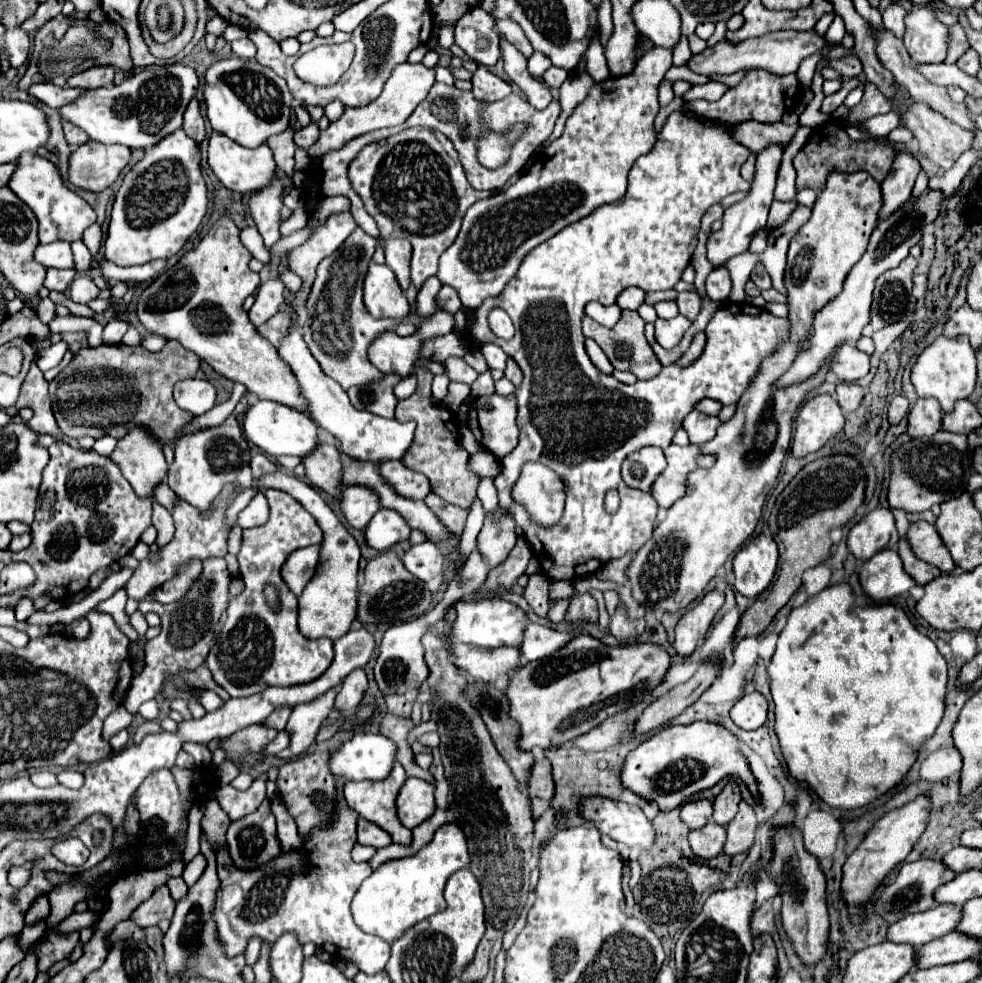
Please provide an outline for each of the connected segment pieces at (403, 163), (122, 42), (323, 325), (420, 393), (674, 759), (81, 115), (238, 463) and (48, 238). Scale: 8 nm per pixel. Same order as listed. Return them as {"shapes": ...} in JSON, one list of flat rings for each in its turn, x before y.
{"shapes":[[[409,128,391,138,365,146,357,154,357,158,351,162,349,178,351,178,355,192,365,202,367,212,375,218,375,222,381,230,381,238,405,238,411,242,411,246,413,246,411,282,415,284,417,290,423,286,423,282,427,278,437,274,439,256,449,248,449,244,455,242,455,236,459,234,461,220,463,220,467,208,473,202,493,194,493,192,481,192,481,190,471,188,455,152,451,152,451,156,449,156,443,142,439,142,435,138,435,134,427,128]],[[57,14,55,18,51,18,37,30,33,54,29,58,31,64,27,68,27,74,19,82,21,90,27,90,27,86,31,86,33,82,51,82,55,86,65,86,69,76,73,76,75,72,87,70,95,64,113,64,125,72,129,72,133,68,131,56,129,56,129,42,119,24,103,22,99,26,91,26,89,34,87,34,87,30,85,32,71,30,77,24,79,24,79,20]],[[355,228,343,246,319,264,317,280,307,300,309,320,303,326,307,348,321,364,321,370,339,382,343,390,381,378,381,372,367,358,367,348,381,332,397,328,399,324,399,320,375,320,363,304,363,280,367,276,375,246,375,238,367,236,361,228]],[[419,368,415,372,415,376,419,380,417,392,413,396,409,396,407,400,399,400,397,410,395,410,395,418,399,422,407,422,407,418,409,420,413,418,417,422,415,440,413,440,411,448,405,452,405,456,401,458,401,462,407,468,425,474,431,482,431,490,435,494,439,494,445,502,451,502,451,504,461,506,461,508,469,508,471,500,475,498,475,492,477,492,479,476,473,474,471,470,467,470,469,452,459,444,455,414,451,414,451,410,447,410,443,404,433,404,429,400,431,380,433,380,433,374,429,370]],[[693,722,687,726,669,726,641,742,627,754,621,768,621,784,633,794,655,802,659,810,667,812,681,806,695,792,715,786,723,776,739,776,749,790,757,794,757,782,741,752,741,742,729,730,713,722]],[[151,66,125,78,121,84,113,84,111,88,87,90,87,94,79,96,75,102,63,106,61,116,63,120,69,120,83,128,91,136,91,140,103,144,125,144,129,148,145,150,181,128,183,112,189,100,195,96,197,88,199,76,189,66]],[[231,414,223,424,187,434,175,442,175,462,169,466,167,484,177,496,183,496,183,500,187,500,191,506,203,510,209,508,225,484,237,482,239,470,249,466,249,458,249,444,241,432,241,426]],[[23,154,19,160,19,166,15,174,11,176,9,188,33,210,33,214,39,220,39,242,49,244,55,240,67,240,75,242,81,240,81,234,87,226,95,224,97,216,95,210,75,192,71,192,63,180,59,170,45,158,33,156,33,154]]]}

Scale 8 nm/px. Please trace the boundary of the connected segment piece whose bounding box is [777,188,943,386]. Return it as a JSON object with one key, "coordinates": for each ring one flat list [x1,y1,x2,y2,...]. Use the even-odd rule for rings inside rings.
{"coordinates":[[927,188,917,200,909,200,903,208,899,208,899,212,893,212,891,216,887,216,887,220,881,220,877,224,877,228,871,234,871,242,867,252,861,256,861,260,851,268,843,292,833,298,817,316,815,316,815,332,813,338,809,342,805,342,801,346,801,352,797,356,797,360,793,362,793,366,781,376,781,380,777,382,779,386,789,386,795,382,803,382,807,380,811,374,815,374,821,366,821,362,839,346,845,342,857,342,861,336,863,326,869,322,869,306,871,306,871,292,875,286,875,280,879,278,879,274,883,274,889,268,895,268,901,260,907,258,909,248,913,244,917,244,921,240,921,228,935,220,939,216,939,206,943,202,943,194,941,190,931,190]]}

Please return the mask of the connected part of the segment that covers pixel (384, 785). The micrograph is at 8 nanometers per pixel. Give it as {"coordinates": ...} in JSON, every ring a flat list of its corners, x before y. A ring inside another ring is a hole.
{"coordinates":[[395,764,391,776,381,782,347,782,345,784,345,800,347,804,365,820,375,822,385,832,391,834,395,844,409,844,411,842,411,830,405,828,395,812,395,798,399,794,399,788,407,780,405,770,401,764]]}

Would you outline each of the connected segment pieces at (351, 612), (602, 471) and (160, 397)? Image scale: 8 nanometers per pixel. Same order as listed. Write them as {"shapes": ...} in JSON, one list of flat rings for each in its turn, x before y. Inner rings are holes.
{"shapes":[[[279,470,275,474,263,476,261,480,255,480,253,486,259,486,263,490,281,488,283,492,291,494,297,502,301,502,303,508,307,508,319,522,323,530,323,552,321,552,321,560,319,560,315,576,309,580,307,588,299,596,299,630,309,640,317,640,317,638,337,640,345,636,351,630,355,622,355,612,357,612,357,570,359,570,359,558,361,558,357,540,339,522,335,512,325,504,325,500,317,494,317,490,309,486,307,482]],[[747,70,743,80,733,90,727,90,717,102,685,102,681,108,669,114,653,150,637,158,635,168,631,168,629,172,629,188,621,200,595,208,595,212,591,212,591,216,587,216,585,220,563,228,563,232,557,232,551,240,547,240,547,244,539,244,539,248,531,250,525,256,517,276,507,284,505,292,493,300,485,300,485,304,473,310,473,324,469,326,471,340,475,344,495,342,505,350,507,356,515,358,515,362,523,370,523,382,515,390,519,408,517,426,521,430,521,436,517,448,501,460,501,472,495,478,495,488,499,492,499,506,515,518,515,524,523,530,533,548,541,570,551,580,573,580,579,576,595,574,609,560,621,558,627,552,637,552,651,538,659,506,653,500,651,492,627,488,619,472,623,460,631,452,649,444,659,444,659,448,665,450,671,444,683,418,699,400,711,398,721,402,723,406,735,404,751,382,751,376,755,376,761,360,773,354,775,346,787,338,787,318,777,318,765,308,757,308,747,302,729,302,731,306,719,308,707,324,705,350,689,366,665,366,655,378,637,382,633,386,625,386,623,382,609,376,605,386,605,380,603,384,599,382,601,372,593,366,585,352,585,336,581,332,583,308,587,302,597,300,603,306,611,306,615,304,615,298,629,286,637,286,645,292,669,290,681,280,681,272,695,252,703,214,725,196,751,188,747,180,739,174,739,170,753,152,739,144,729,130,747,120,767,124,779,122,787,110,789,106,785,82,767,70],[495,306,509,312,513,320,515,336,511,340,493,336,489,328,487,316],[527,460,543,462,545,466,555,470,565,482,565,514,561,522,551,528,541,528,531,522,523,506,511,500,511,488,519,478,523,462],[611,488,617,488,621,496,621,504,615,514,607,514,605,510,605,494]],[[167,342,167,346,159,352,149,352,143,350,141,346,97,346,97,348,79,350,73,356,71,364,51,382,53,414,57,418,61,432,71,438,83,438,83,436,101,438,103,434,123,438,127,428,143,424,153,430,153,436,159,436,161,440,175,440,175,432,181,426,185,426,193,416,189,412,183,412,175,404,173,386,183,378,195,378,199,370,199,358,189,350,185,352,183,350,185,348,177,342]]]}

